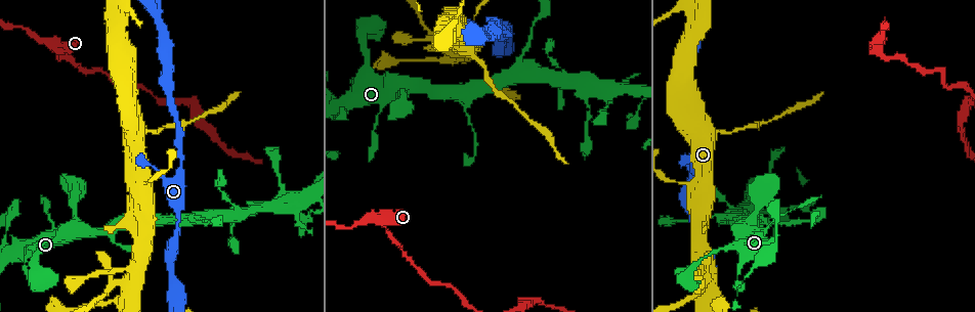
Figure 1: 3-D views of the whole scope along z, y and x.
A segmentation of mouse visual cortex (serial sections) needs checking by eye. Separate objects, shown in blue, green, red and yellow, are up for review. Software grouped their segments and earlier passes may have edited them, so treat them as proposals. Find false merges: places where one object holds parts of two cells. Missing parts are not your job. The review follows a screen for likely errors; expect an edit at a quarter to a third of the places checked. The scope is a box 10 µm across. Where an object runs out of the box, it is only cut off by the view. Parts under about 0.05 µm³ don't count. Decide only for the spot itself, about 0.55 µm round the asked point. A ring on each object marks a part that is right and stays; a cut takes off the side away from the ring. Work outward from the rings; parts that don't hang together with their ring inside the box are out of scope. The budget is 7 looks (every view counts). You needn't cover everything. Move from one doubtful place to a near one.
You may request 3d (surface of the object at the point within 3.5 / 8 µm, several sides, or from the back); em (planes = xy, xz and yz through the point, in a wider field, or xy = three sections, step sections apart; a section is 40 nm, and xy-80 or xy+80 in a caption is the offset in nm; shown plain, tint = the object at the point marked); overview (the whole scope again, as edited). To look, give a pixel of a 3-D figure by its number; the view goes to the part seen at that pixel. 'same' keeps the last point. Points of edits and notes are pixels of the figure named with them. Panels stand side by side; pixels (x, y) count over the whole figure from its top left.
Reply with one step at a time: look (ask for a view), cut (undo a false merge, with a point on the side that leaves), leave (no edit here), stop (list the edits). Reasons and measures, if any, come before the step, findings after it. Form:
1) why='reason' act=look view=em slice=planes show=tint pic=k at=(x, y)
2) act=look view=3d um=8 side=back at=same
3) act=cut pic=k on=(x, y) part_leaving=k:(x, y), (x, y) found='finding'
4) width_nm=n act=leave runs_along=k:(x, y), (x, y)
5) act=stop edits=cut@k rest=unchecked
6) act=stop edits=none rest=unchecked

why='sudden change in width' act=look view=3d um=3.5 pic=1 at=(723, 130)

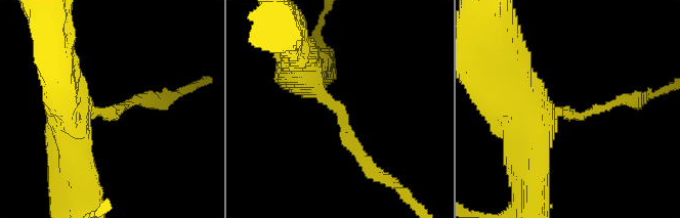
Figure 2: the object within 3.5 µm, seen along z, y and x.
arm_widths_nm=150,600 act=look view=em slice=xy step=1 show=tint pic=2 at=(107, 112)

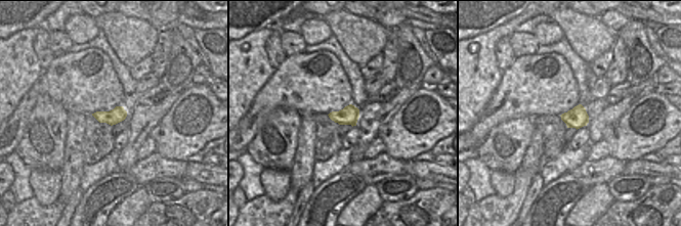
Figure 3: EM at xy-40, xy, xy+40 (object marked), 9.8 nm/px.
act=cut pic=2 on=(360, 159) part_leaving=2:(347, 128), (347, 143), (408, 199) found='a second cell is stuck on'

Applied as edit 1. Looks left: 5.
act=look view=overview

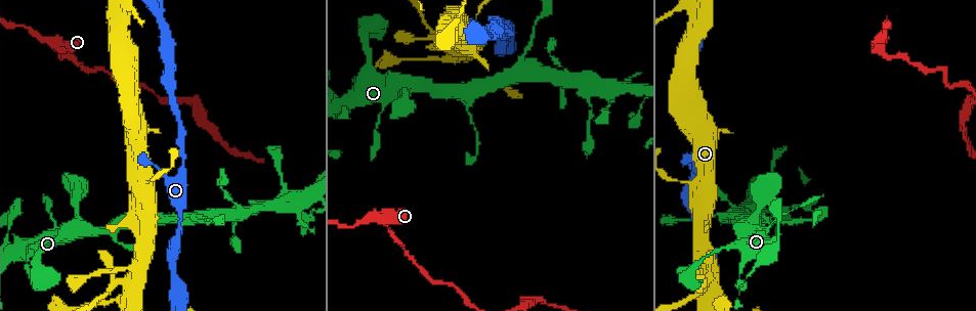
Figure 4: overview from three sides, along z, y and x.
why='side arm on a straight run' act=look view=3d um=3.5 pic=4 at=(237, 215)

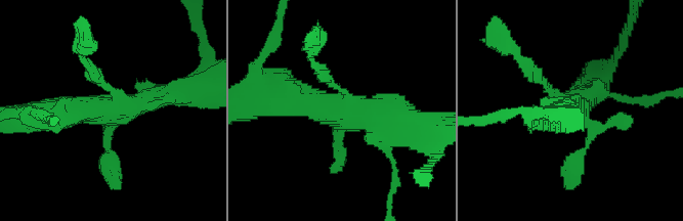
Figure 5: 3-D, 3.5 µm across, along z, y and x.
act=look view=em slice=xy step=2 show=plain pic=5 at=(338, 109)

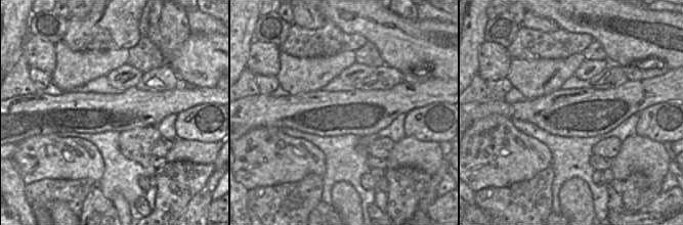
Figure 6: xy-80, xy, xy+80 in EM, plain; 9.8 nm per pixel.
why='with the object marked' act=look view=em slice=xy step=2 show=tint at=same

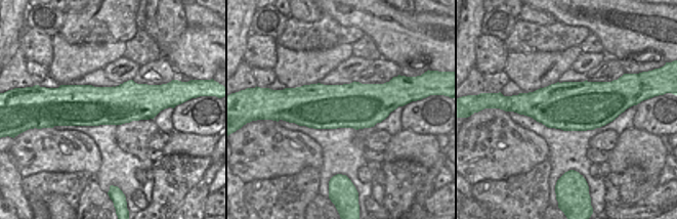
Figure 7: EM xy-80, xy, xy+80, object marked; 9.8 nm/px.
width_nm=440 act=leave runs_along=7:(58, 102), (163, 103), (165, 105) found='continuous, no second cell'

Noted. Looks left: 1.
act=stop edits=cut@2 rest=unchecked

